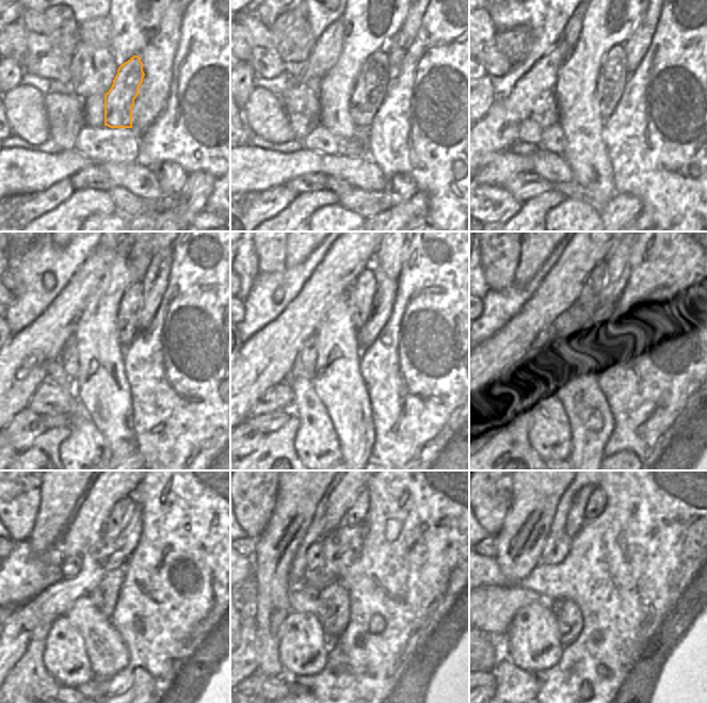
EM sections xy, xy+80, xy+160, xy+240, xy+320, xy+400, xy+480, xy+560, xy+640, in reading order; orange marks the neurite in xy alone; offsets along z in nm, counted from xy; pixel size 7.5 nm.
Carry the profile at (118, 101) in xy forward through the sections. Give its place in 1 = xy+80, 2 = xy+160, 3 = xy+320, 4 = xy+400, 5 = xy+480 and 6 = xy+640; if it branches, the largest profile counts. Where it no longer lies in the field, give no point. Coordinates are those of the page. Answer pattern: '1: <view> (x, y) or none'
1: xy+80 (371, 85)
2: xy+160 (613, 74)
3: xy+320 (359, 297)
4: xy+400 (589, 298)
5: xy+480 (121, 510)
6: xy+640 (596, 502)

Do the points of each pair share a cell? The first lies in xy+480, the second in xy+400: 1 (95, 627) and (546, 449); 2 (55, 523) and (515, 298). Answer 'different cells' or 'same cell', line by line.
1: different cells
2: different cells

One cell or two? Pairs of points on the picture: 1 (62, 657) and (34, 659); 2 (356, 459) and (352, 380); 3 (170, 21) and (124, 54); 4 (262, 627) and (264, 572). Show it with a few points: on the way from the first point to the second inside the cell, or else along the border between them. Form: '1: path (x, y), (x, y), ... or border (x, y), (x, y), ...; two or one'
1: border (48, 634), (43, 661), (45, 668), (57, 680); two
2: path (356, 440), (356, 433), (351, 425), (351, 399); one
3: border (164, 11), (158, 28), (139, 54); two
4: path (267, 613), (267, 586); one

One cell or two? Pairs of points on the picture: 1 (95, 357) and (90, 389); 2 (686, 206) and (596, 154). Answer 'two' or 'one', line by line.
1: one
2: two

